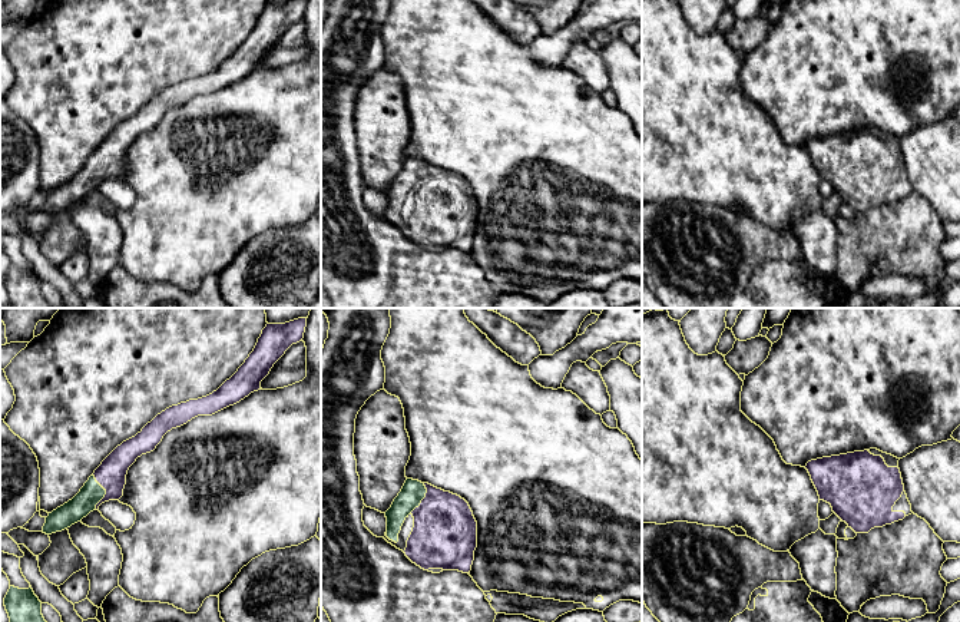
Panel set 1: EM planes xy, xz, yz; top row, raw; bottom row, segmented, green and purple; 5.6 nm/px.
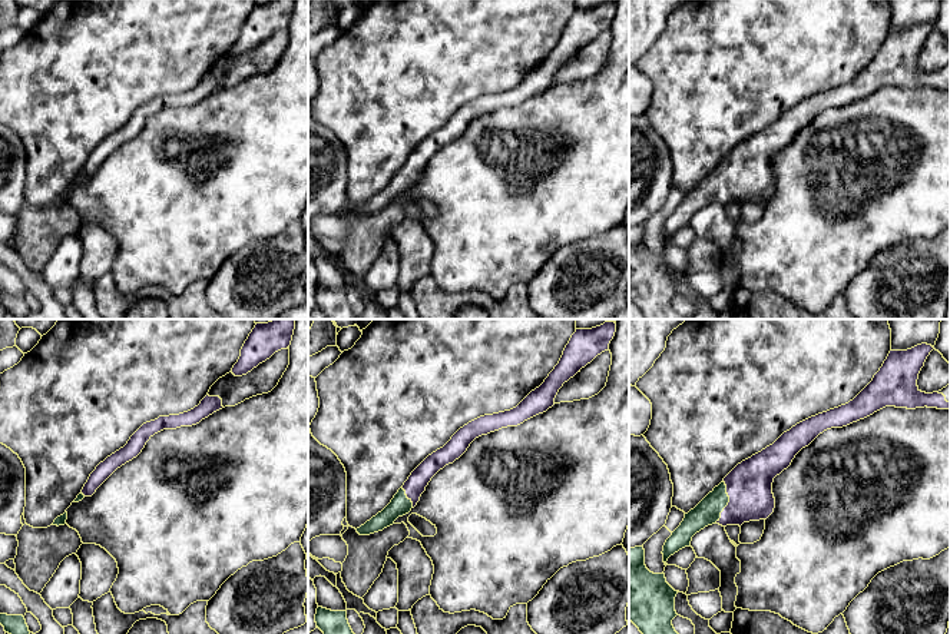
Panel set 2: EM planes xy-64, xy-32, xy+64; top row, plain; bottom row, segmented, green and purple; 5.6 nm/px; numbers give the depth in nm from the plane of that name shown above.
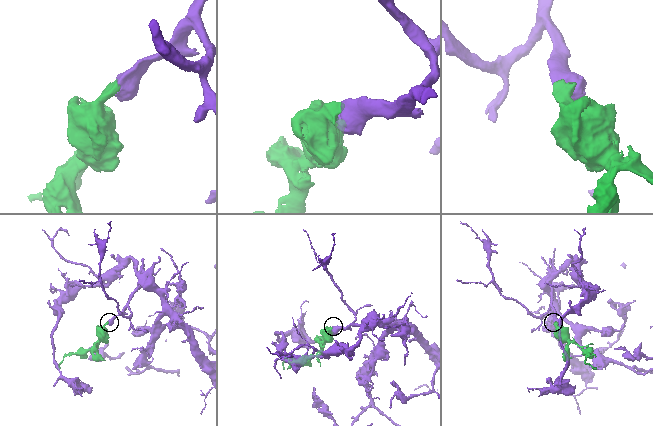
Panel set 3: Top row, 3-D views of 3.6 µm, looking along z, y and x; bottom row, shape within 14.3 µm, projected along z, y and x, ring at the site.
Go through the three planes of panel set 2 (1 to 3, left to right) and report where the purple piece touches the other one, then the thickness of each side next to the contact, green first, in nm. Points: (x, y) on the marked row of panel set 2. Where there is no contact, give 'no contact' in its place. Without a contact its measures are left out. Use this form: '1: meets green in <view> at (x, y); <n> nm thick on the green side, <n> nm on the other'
1: meets green in xy-64 at (82, 494); 40 nm thick on the green side, 90 nm on the other
2: meets green in xy-32 at (407, 498); 120 nm thick on the green side, 120 nm on the other
3: meets green in xy+64 at (728, 501); 140 nm thick on the green side, 260 nm on the other

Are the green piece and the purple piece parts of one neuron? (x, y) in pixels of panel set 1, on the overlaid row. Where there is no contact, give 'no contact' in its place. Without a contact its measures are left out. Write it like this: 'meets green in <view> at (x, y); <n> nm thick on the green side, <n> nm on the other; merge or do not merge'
meets green in xy at (105, 492); 130 nm thick on the green side, 170 nm on the other; merge

